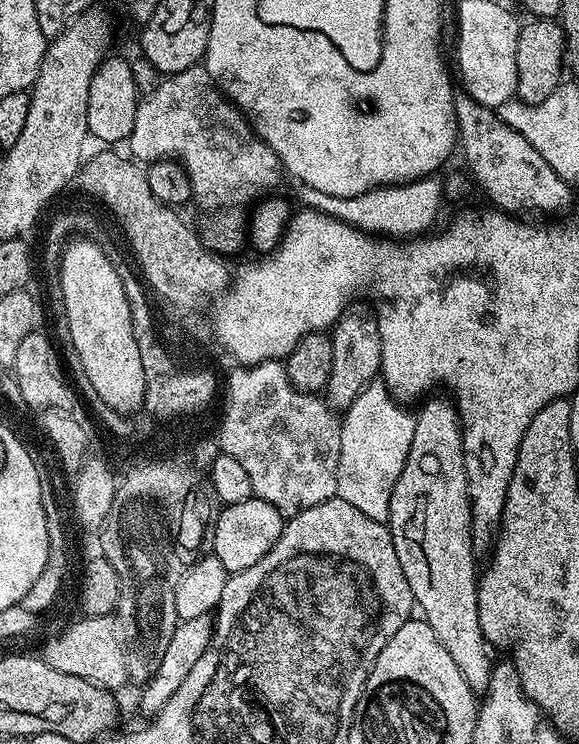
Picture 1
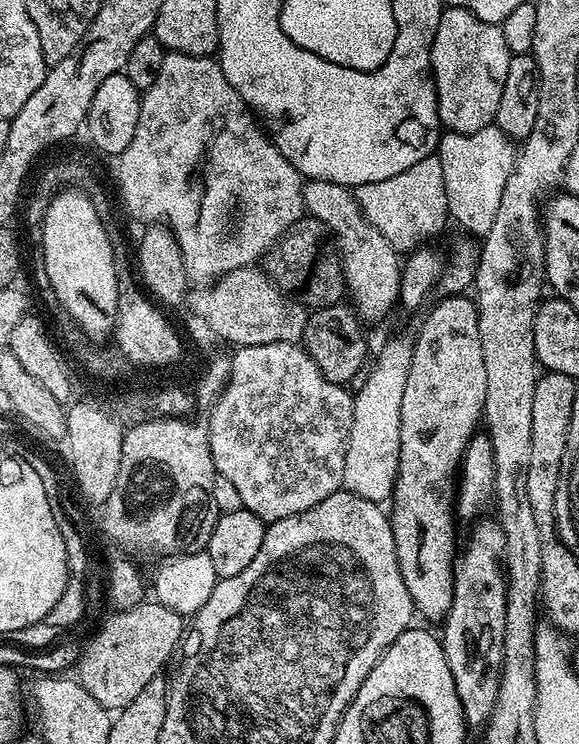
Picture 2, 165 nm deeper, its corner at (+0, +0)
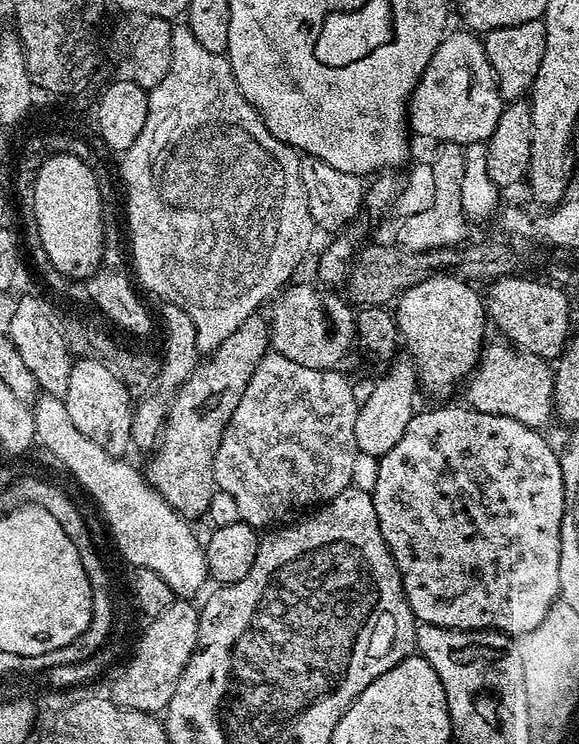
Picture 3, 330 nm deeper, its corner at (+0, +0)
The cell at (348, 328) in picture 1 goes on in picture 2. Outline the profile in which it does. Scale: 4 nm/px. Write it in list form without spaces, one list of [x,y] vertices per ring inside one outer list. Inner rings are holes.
[[[308,180],[304,185],[304,203],[314,211],[315,219],[334,237],[340,250],[347,299],[361,321],[376,324],[397,305],[400,298],[402,256],[367,220],[349,185],[325,180]]]

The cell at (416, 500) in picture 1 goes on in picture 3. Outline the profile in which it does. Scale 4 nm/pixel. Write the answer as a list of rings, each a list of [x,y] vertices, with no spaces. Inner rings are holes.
[[[443,274],[434,278],[426,278],[426,282],[418,282],[410,286],[399,296],[394,304],[394,319],[399,329],[399,339],[406,347],[407,355],[411,356],[421,389],[428,392],[448,392],[454,382],[471,375],[477,361],[480,360],[480,349],[486,343],[484,324],[486,325],[486,304],[475,292],[473,285],[466,280]]]

